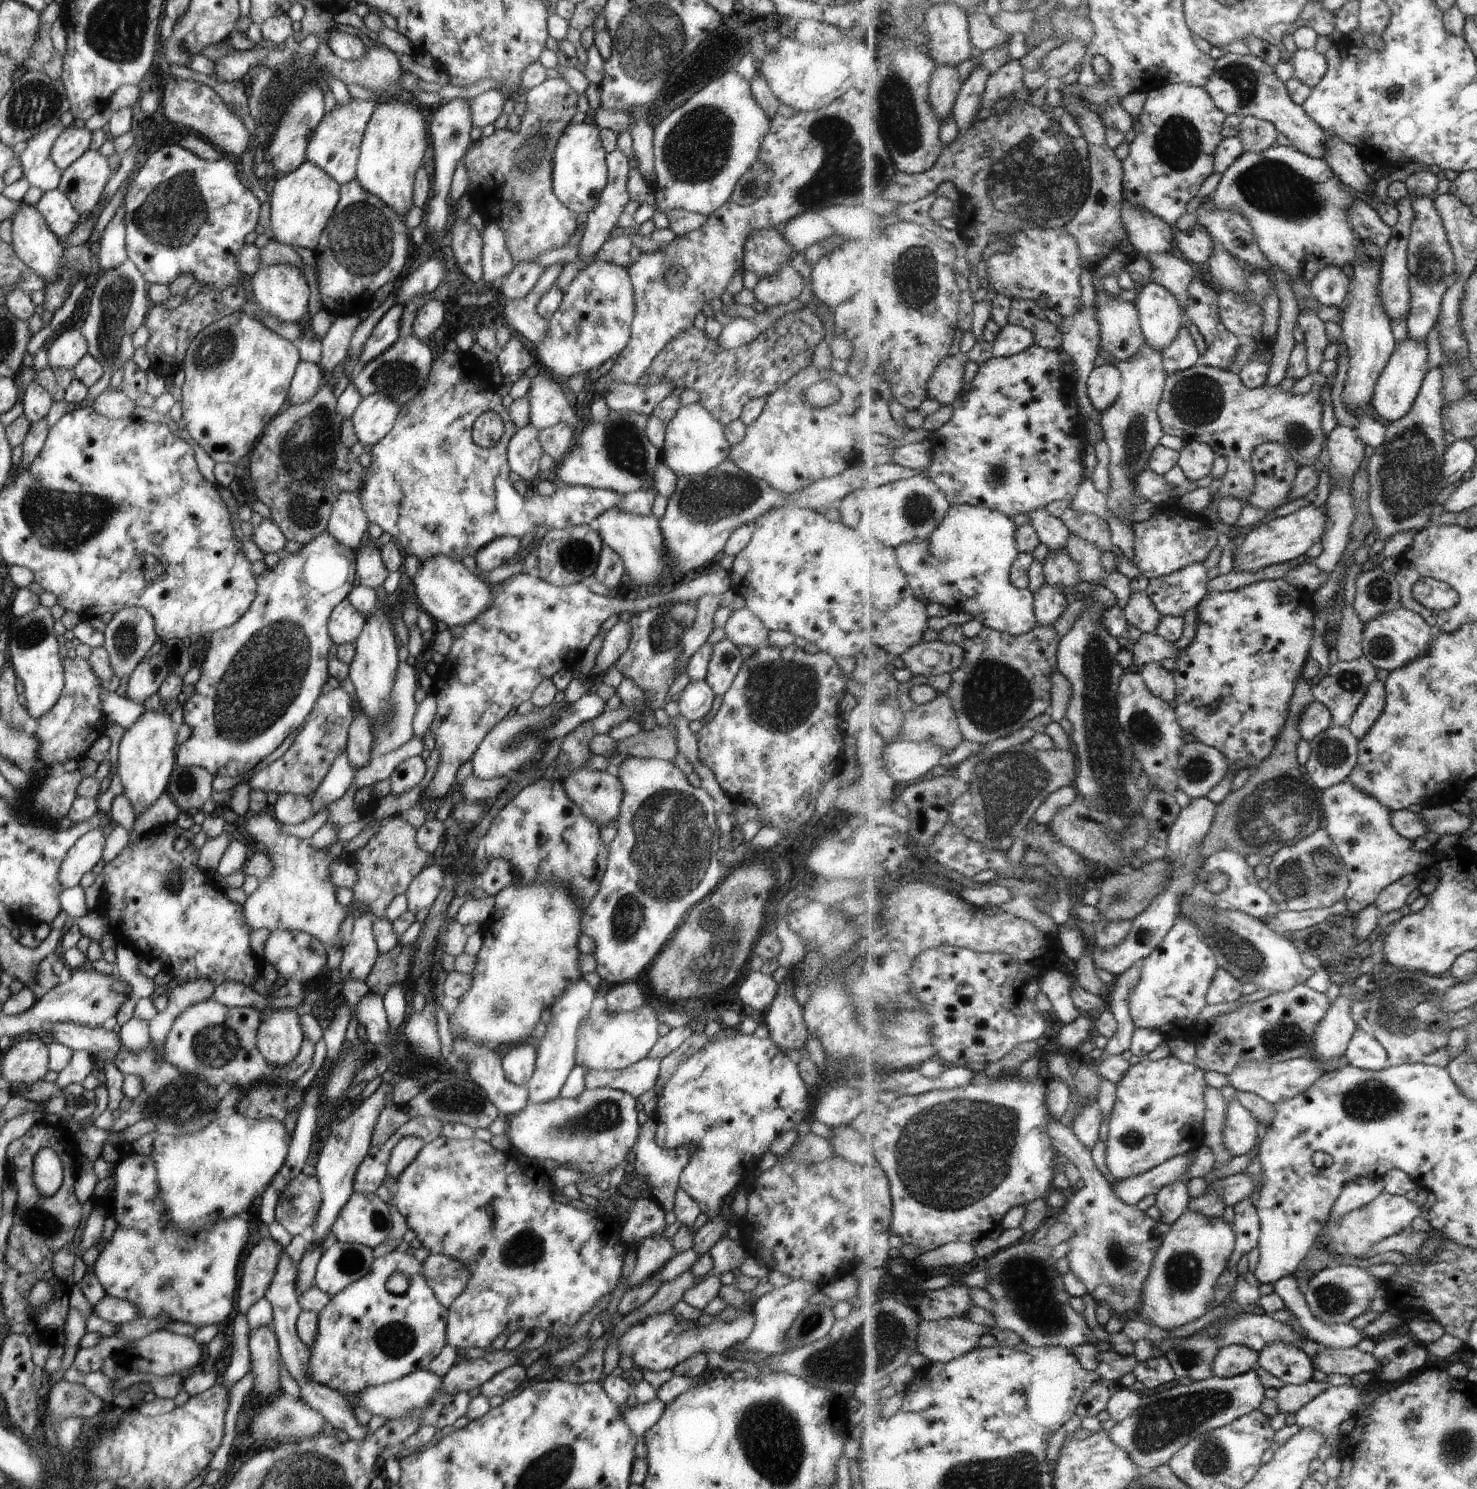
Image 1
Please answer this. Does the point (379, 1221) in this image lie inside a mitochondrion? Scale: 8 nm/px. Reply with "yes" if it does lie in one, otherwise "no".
yes

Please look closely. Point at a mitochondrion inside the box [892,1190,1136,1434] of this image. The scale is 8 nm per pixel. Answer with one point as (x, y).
(1030, 1290)

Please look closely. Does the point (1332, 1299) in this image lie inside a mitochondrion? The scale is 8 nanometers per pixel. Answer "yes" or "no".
yes

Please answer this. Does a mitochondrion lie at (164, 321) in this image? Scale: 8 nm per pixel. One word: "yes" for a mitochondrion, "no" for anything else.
no

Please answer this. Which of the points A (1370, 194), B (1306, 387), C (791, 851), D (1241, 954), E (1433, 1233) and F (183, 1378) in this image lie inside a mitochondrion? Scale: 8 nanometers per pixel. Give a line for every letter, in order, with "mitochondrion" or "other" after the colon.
A: other
B: other
C: other
D: mitochondrion
E: other
F: other

